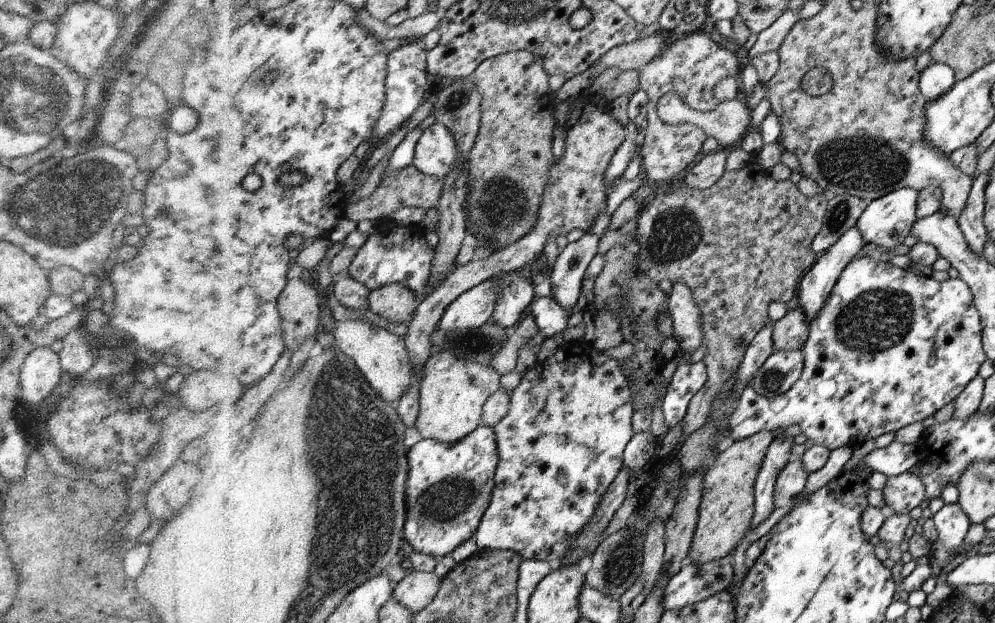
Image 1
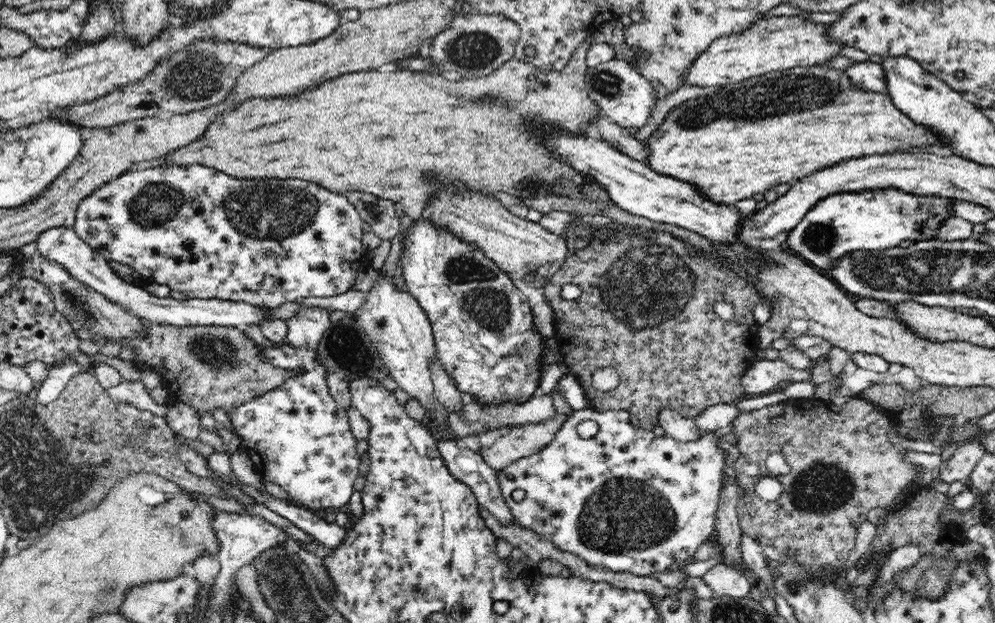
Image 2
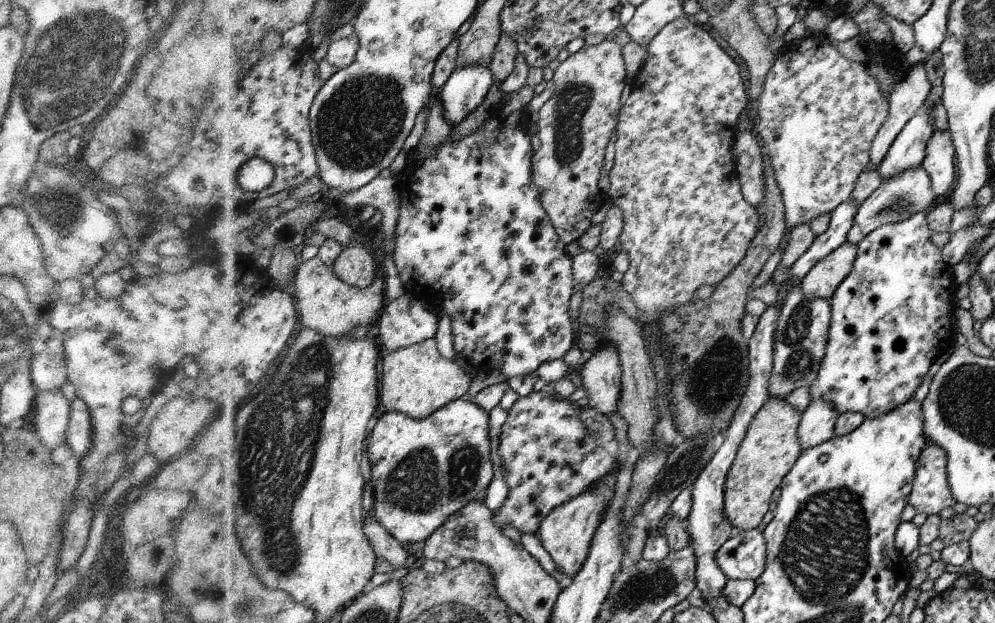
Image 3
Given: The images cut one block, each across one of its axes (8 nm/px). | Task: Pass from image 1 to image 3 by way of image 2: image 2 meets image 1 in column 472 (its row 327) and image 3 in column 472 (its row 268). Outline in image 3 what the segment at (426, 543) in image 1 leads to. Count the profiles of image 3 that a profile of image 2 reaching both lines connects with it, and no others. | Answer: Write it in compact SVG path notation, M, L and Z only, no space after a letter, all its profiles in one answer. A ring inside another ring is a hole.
M470 397L450 403L427 419L415 419L400 411L387 412L373 430L368 453L374 476L376 514L404 544L416 544L422 540L426 543L452 515L472 504L472 500L486 490L494 478L488 414Z

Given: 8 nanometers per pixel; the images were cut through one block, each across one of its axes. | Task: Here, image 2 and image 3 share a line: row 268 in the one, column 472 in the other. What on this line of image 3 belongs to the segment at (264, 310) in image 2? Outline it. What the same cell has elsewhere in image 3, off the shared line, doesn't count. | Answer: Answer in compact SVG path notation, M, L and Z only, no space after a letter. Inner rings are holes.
M470 65L456 70L441 92L448 122L454 127L462 124L482 104L493 81L489 67Z

